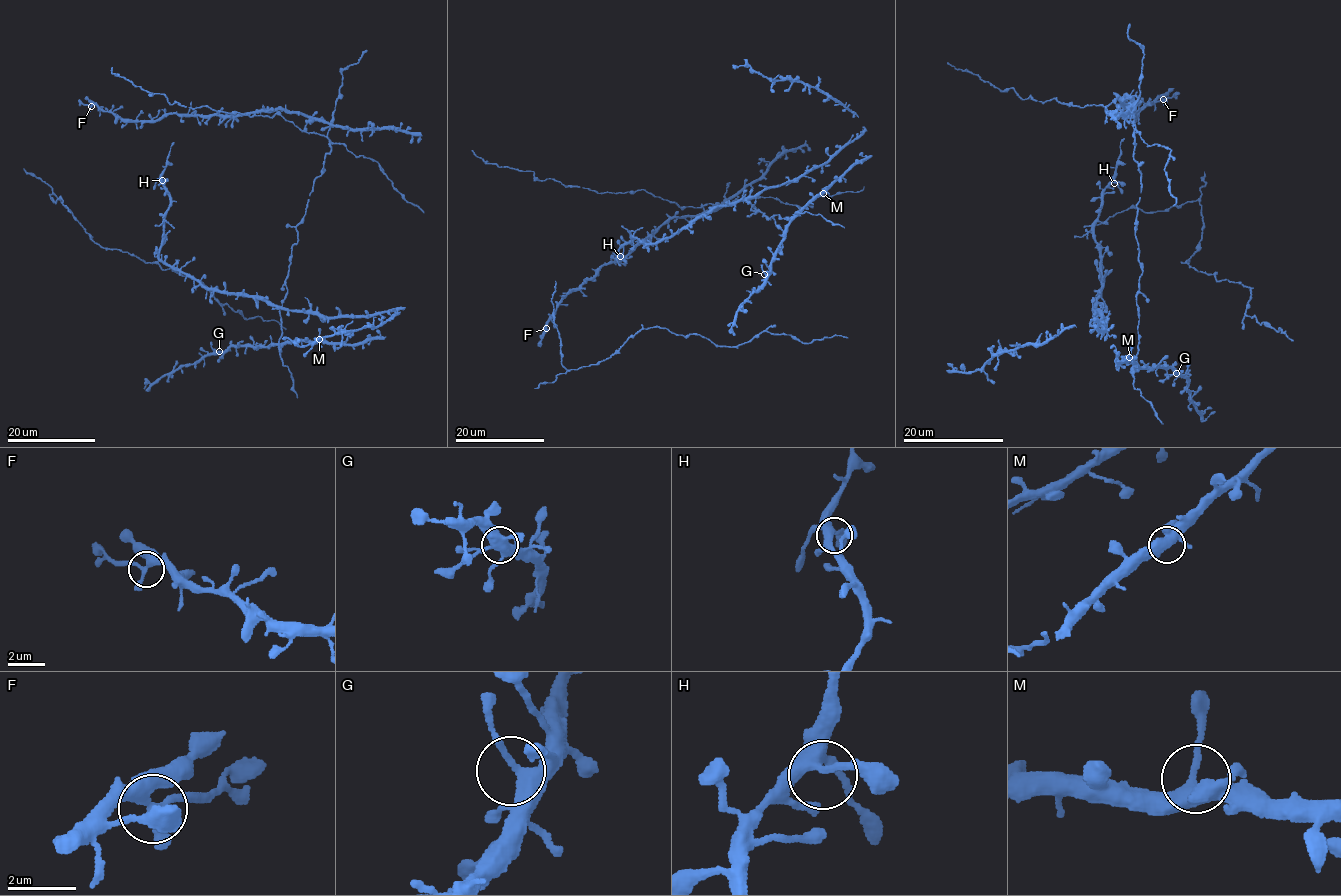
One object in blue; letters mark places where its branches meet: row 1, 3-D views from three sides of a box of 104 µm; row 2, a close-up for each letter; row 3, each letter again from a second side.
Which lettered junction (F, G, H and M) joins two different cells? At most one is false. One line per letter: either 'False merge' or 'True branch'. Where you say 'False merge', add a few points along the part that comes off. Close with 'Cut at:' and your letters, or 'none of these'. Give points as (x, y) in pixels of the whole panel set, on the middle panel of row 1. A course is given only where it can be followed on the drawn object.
F: False merge. Course of the part to remove: (546, 328), (538, 346)
G: True branch
H: True branch
M: True branch
Cut at: F

